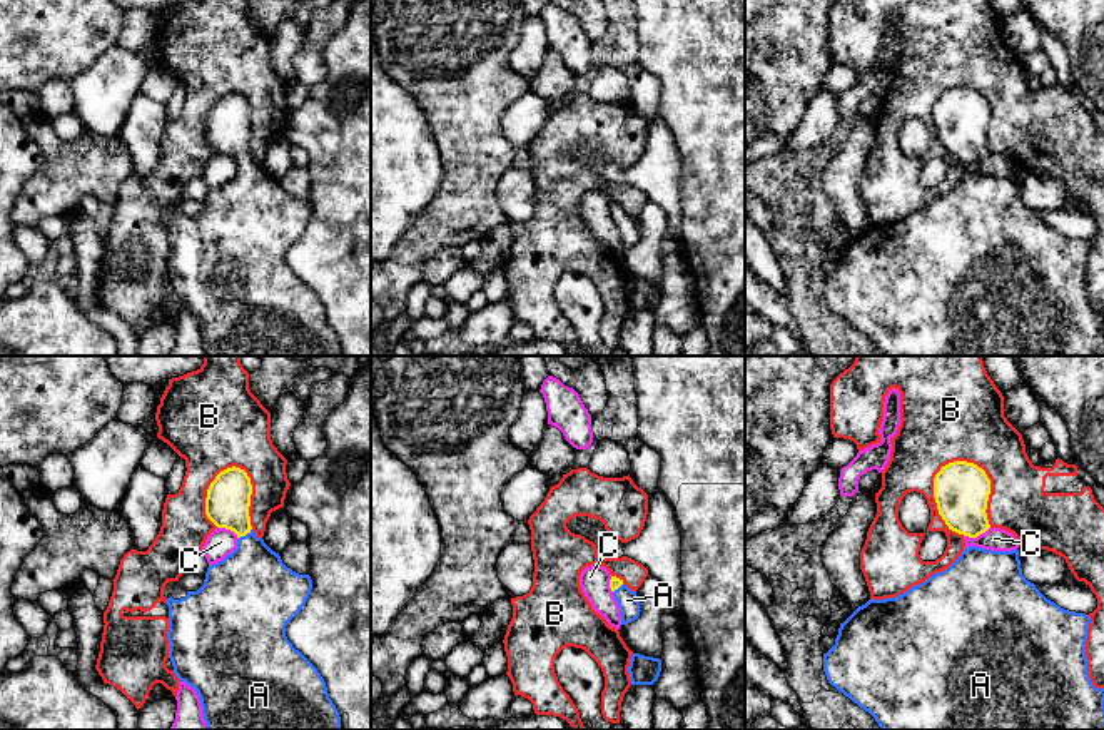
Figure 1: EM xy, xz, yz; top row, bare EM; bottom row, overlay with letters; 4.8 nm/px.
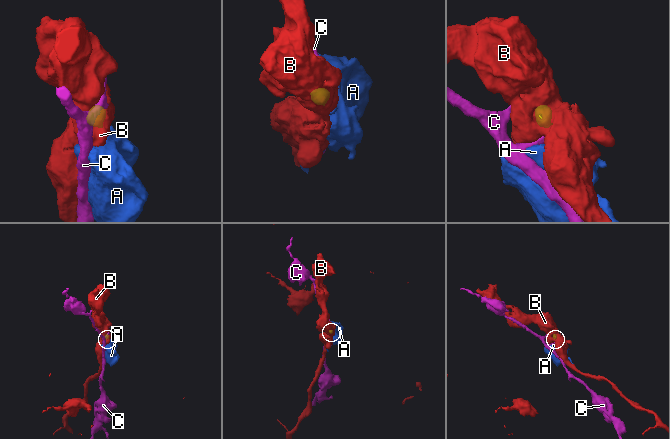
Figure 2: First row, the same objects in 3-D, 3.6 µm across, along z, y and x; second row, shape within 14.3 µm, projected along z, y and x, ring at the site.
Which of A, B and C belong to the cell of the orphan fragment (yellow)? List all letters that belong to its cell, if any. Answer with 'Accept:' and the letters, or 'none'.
Accept: A

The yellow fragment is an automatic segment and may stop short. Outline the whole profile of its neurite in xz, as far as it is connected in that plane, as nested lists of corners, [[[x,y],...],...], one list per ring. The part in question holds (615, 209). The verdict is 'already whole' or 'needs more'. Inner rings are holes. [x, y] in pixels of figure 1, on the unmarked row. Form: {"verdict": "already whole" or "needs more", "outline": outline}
{"verdict": "needs more", "outline": [[[611,202],[610,214],[613,217],[613,222],[620,232],[621,239],[621,251],[628,251],[635,247],[640,242],[640,227],[636,222],[636,217],[631,217],[623,205]]]}

